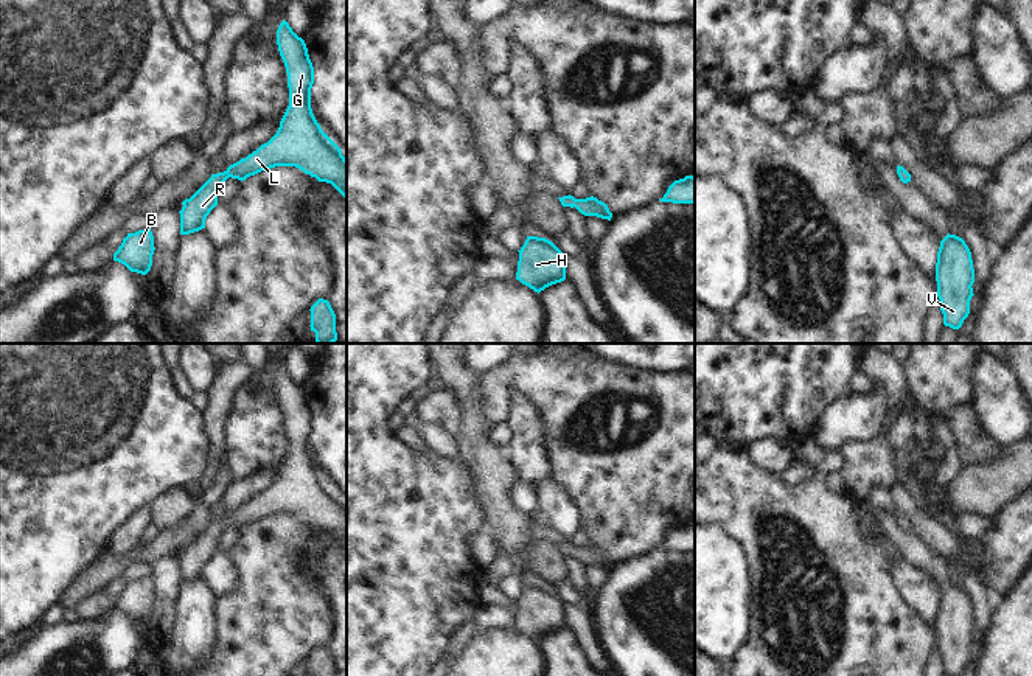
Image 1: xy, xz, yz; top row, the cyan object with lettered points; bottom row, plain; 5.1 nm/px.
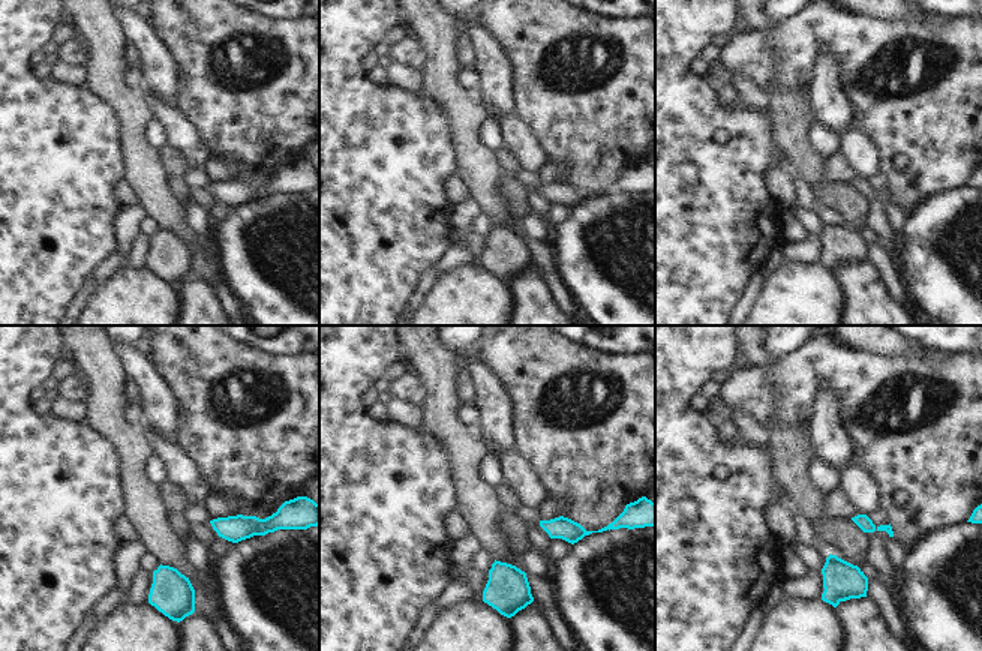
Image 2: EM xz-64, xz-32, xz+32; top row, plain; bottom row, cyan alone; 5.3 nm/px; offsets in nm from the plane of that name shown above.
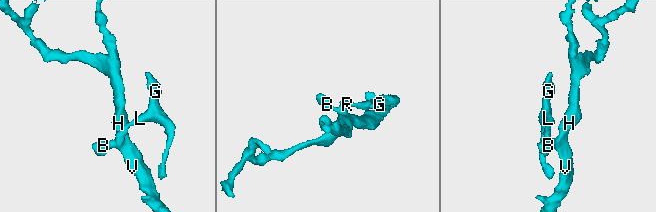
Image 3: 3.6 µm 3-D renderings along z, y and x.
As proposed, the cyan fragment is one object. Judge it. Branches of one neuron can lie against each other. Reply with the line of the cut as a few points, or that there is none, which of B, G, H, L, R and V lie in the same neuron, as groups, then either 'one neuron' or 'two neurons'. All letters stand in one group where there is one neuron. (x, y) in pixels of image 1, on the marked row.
cut none; groups B G H L R V; one neuron

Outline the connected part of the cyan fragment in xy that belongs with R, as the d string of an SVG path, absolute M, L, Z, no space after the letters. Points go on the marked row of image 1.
M283 20L277 30L277 45L289 87L289 106L277 134L224 172L211 174L190 199L182 202L180 235L205 228L205 219L218 205L218 194L228 177L242 182L275 166L295 166L319 182L331 183L347 199L347 159L322 131L311 109L314 67L306 44Z

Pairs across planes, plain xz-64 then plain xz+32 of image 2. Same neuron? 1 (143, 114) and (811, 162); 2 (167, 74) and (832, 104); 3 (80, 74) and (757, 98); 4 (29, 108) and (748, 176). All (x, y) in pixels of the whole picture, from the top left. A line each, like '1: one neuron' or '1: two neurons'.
1: one neuron
2: one neuron
3: one neuron
4: one neuron

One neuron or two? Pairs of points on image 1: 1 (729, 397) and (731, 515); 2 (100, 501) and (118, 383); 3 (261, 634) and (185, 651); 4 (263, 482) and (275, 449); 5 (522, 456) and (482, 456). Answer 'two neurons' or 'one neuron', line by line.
1: two neurons
2: one neuron
3: two neurons
4: two neurons
5: two neurons

